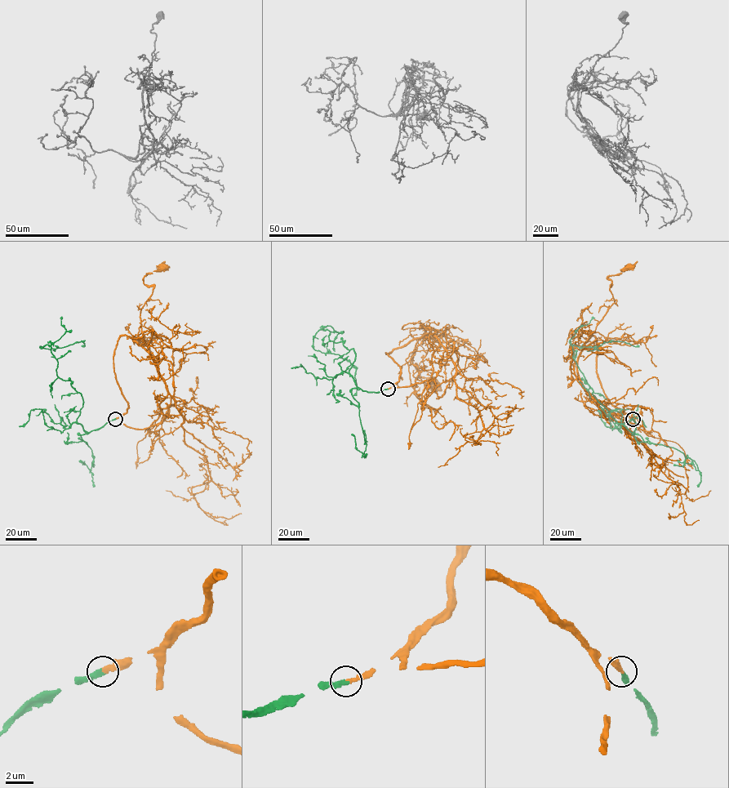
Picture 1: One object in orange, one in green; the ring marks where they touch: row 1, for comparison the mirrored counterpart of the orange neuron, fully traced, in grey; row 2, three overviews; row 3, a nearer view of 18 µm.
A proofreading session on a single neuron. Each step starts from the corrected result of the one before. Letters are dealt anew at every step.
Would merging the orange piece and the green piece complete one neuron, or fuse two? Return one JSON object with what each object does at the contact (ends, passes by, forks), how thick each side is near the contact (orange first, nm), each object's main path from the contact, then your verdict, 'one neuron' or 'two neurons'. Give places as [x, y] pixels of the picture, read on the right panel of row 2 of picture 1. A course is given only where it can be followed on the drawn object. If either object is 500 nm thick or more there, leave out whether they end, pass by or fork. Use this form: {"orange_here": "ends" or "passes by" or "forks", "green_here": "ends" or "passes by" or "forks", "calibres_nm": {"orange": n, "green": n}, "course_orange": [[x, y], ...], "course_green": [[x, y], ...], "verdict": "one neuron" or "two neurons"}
{"orange_here": "ends", "green_here": "ends", "calibres_nm": {"orange": 280, "green": 360}, "course_orange": [[633, 419], [605, 394], [593, 336], [581, 350], [614, 302], [607, 278], [628, 266]], "course_green": [[633, 419], [635, 429], [631, 432], [597, 398], [573, 358], [572, 347], [596, 349], [612, 341], [638, 345]], "verdict": "one neuron"}

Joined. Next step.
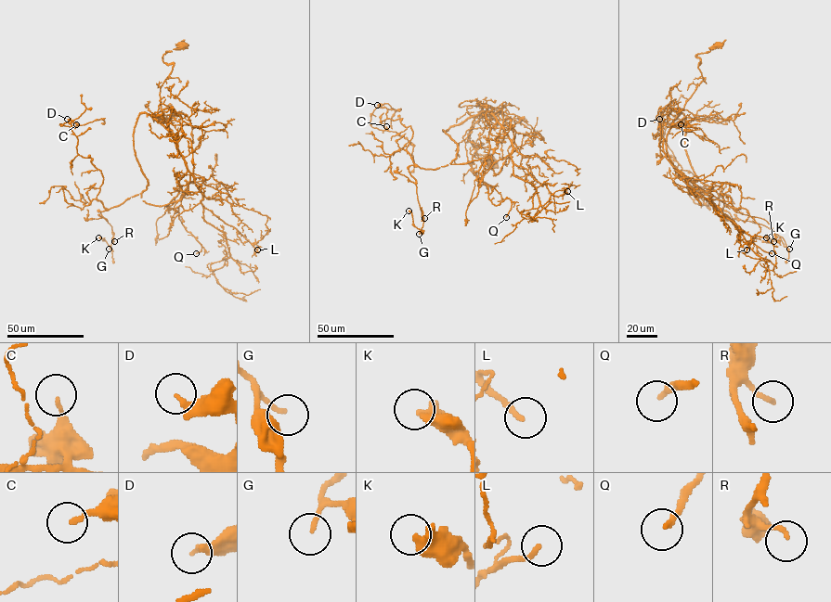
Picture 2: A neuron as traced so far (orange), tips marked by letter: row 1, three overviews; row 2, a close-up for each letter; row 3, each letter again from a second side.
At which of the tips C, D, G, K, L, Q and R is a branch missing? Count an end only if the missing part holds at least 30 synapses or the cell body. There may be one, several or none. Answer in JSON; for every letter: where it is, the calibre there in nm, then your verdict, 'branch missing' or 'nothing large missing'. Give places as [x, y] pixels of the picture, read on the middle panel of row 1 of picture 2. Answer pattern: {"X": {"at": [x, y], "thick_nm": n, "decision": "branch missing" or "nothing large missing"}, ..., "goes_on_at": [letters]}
{"C": {"at": [386, 126], "thick_nm": 170, "decision": "nothing large missing"}, "D": {"at": [377, 105], "thick_nm": 340, "decision": "nothing large missing"}, "G": {"at": [419, 234], "thick_nm": 130, "decision": "nothing large missing"}, "K": {"at": [409, 211], "thick_nm": 480, "decision": "nothing large missing"}, "L": {"at": [567, 191], "thick_nm": 190, "decision": "branch missing"}, "Q": {"at": [506, 217], "thick_nm": 220, "decision": "branch missing"}, "R": {"at": [424, 218], "thick_nm": 140, "decision": "nothing large missing"}, "goes_on_at": ["L", "Q"]}

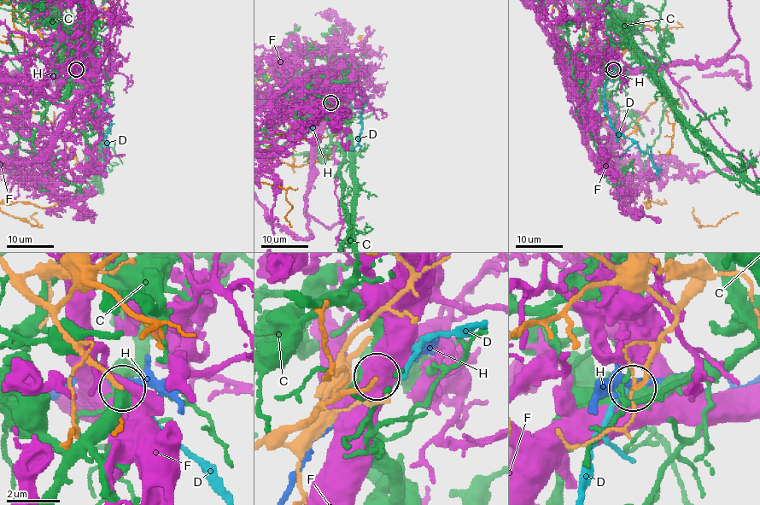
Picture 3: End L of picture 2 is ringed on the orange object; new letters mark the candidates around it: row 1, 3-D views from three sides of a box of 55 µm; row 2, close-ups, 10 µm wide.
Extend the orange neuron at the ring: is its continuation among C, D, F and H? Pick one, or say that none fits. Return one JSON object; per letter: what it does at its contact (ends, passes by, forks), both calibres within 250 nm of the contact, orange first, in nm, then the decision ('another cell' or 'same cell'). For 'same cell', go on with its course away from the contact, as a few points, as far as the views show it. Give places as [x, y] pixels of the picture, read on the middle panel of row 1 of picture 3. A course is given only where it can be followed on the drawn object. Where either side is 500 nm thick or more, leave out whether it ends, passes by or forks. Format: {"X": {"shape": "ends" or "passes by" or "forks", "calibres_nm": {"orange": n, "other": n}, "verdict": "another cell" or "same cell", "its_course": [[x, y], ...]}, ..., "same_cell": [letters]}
{"C": {"shape": "forks", "calibres_nm": {"orange": 200, "other": 400}, "verdict": "another cell"}, "D": {"shape": "ends", "calibres_nm": {"orange": 190, "other": 190}, "verdict": "same cell"}, "F": {"calibres_nm": {"orange": 200, "other": 800}, "verdict": "another cell"}, "H": {"shape": "passes by", "calibres_nm": {"orange": 220, "other": 240}, "verdict": "another cell"}, "same_cell": ["D"]}

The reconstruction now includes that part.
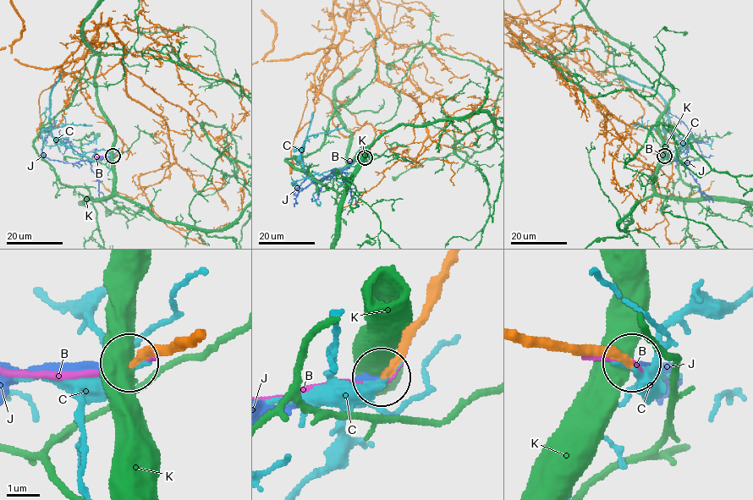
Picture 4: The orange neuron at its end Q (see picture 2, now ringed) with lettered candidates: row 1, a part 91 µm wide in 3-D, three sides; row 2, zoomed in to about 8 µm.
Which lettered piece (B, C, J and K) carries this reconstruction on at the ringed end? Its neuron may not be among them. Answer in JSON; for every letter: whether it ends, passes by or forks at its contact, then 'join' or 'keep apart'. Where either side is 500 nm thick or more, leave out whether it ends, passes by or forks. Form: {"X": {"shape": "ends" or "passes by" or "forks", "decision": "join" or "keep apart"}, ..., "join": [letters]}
{"B": {"shape": "ends", "decision": "keep apart"}, "C": {"shape": "passes by", "decision": "keep apart"}, "J": {"shape": "ends", "decision": "join"}, "K": {"decision": "keep apart"}, "join": ["J"]}

